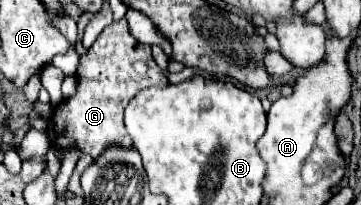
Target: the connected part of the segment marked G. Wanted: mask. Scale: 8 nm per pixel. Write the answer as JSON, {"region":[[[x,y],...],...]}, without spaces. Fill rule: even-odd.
{"region":[[[125,18],[109,24],[85,56],[75,74],[79,88],[77,94],[63,100],[47,126],[47,134],[53,146],[79,148],[79,152],[97,158],[109,144],[131,146],[129,134],[123,124],[123,112],[129,100],[147,86],[167,86],[165,74],[159,70],[151,56],[151,46],[135,42],[127,30]]]}

